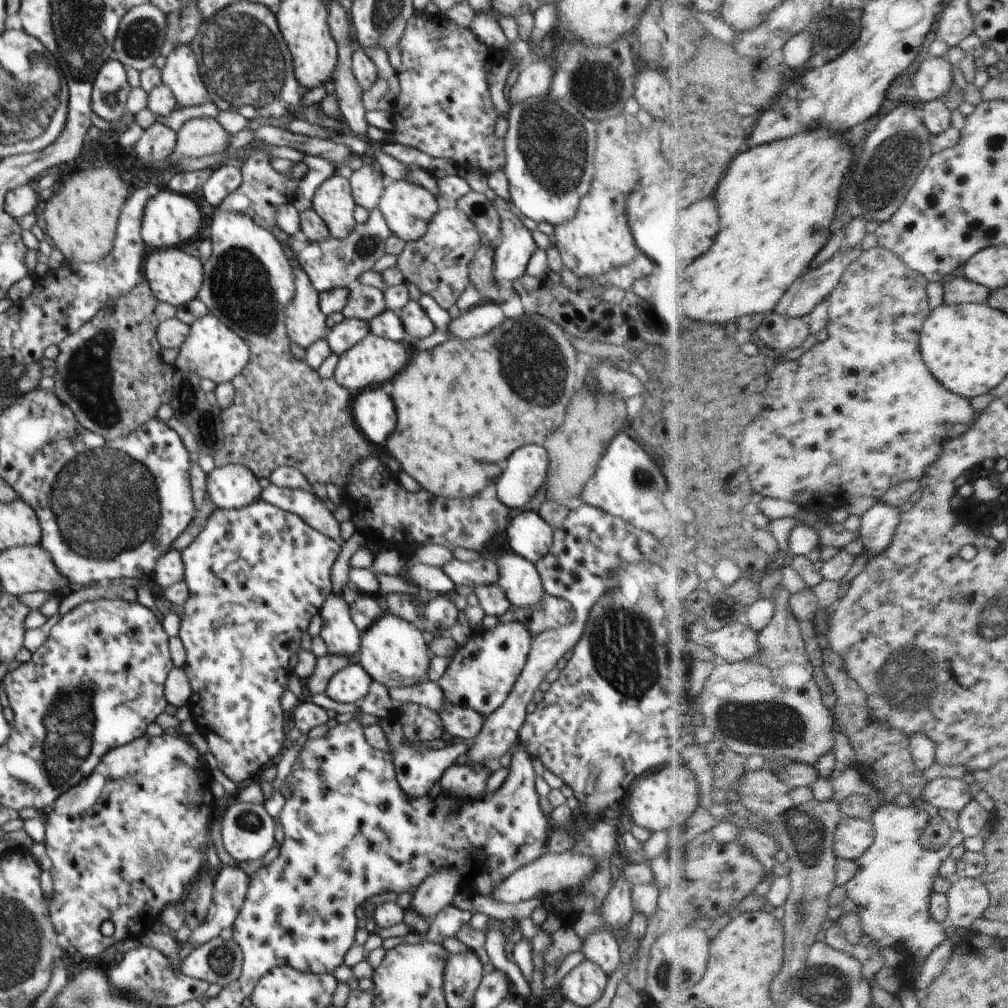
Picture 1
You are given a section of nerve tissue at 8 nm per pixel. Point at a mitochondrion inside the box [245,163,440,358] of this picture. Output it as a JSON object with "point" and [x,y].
{"point":[366,246]}

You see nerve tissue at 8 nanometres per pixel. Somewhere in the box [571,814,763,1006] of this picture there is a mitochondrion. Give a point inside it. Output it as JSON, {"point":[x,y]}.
{"point":[664,974]}

